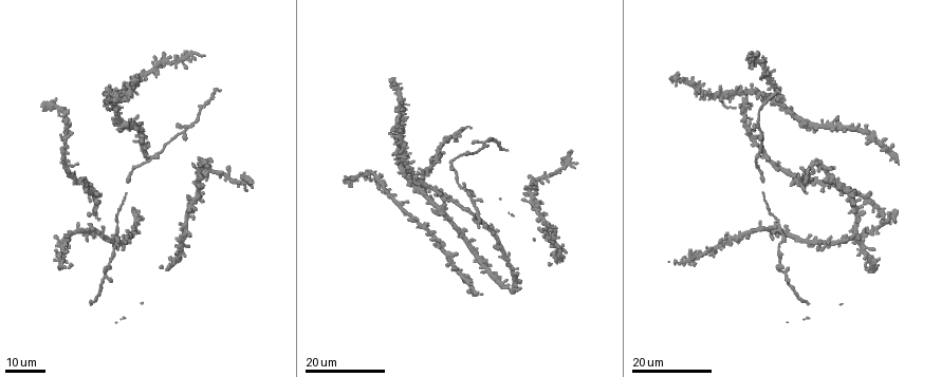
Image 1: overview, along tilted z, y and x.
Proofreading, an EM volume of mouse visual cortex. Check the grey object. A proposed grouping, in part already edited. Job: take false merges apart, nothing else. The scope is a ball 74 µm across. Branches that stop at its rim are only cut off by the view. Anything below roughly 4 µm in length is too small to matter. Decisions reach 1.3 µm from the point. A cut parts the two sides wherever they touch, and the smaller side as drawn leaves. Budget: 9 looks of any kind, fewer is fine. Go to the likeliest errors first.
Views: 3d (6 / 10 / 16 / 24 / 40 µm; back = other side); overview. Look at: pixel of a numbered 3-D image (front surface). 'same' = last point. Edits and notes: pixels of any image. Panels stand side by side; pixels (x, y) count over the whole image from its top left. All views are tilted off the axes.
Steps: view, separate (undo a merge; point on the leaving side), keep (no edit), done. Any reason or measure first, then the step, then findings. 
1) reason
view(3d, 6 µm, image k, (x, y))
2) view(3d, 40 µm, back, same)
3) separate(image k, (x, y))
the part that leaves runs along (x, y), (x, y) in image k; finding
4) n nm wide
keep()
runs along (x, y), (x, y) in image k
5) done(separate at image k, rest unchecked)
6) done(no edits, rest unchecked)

view(3d, 16 µm, image 1, (721, 96))

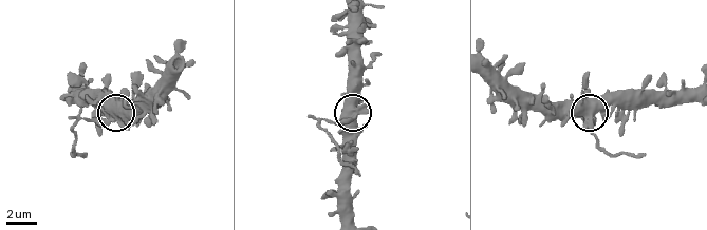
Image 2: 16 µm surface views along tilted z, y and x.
view(3d, 10 µm, image 2, (113, 121))

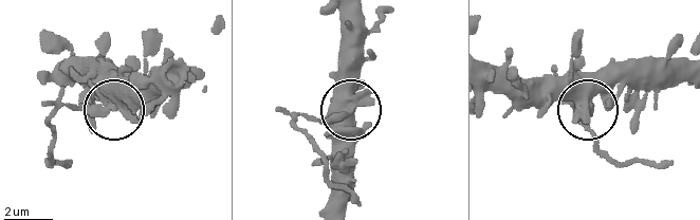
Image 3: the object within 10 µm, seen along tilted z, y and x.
500 nm wide
separate(image 3, (72, 104))
the part that leaves runs along (343, 112), (300, 114), (294, 123), (330, 180), (356, 202) in image 3; two cells meet here

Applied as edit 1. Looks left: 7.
view(overview)

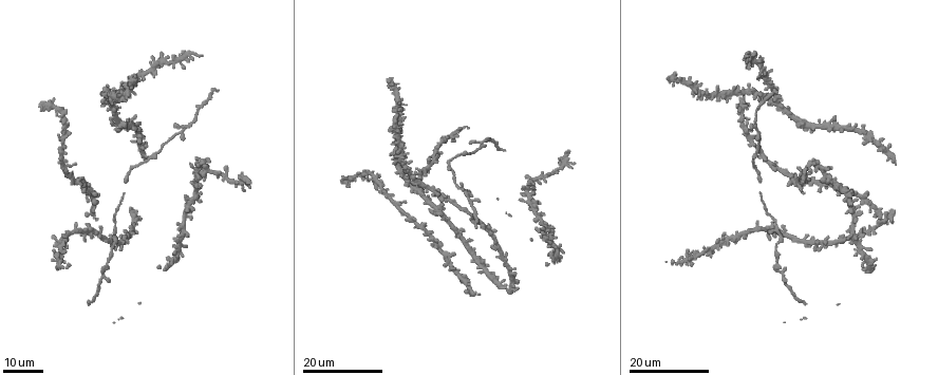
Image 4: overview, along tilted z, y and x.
calibre changes
view(3d, 24 µm, image 4, (468, 196))

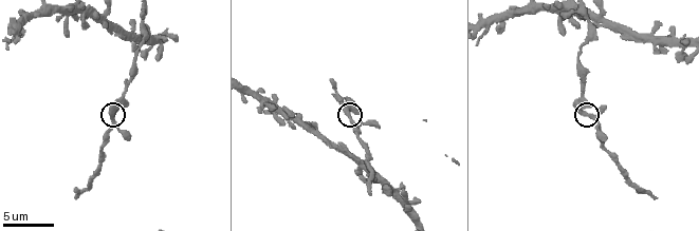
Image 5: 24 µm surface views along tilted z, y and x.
view(3d, 10 µm, image 5, (583, 114))

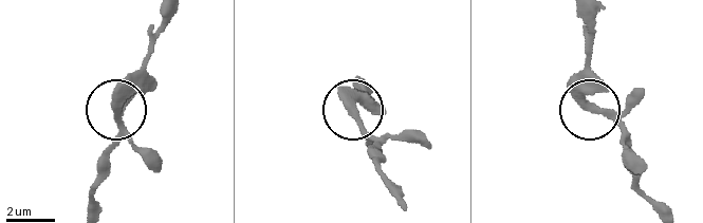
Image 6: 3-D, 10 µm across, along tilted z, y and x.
keep()
runs along (362, 84), (368, 97), (355, 104), (355, 116), (380, 145) in image 6; continuous, no second cell

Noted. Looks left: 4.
thick turns thin
view(3d, 24 µm, image 4, (744, 126))

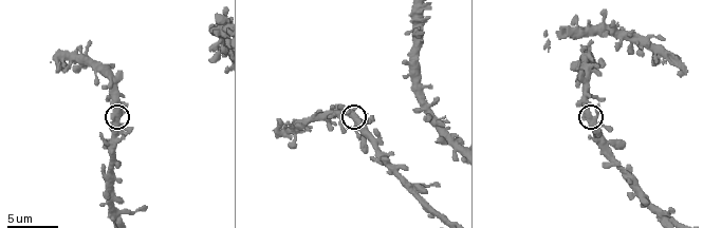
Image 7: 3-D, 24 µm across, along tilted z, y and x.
closer look
view(3d, 6 µm, image 7, (351, 115))

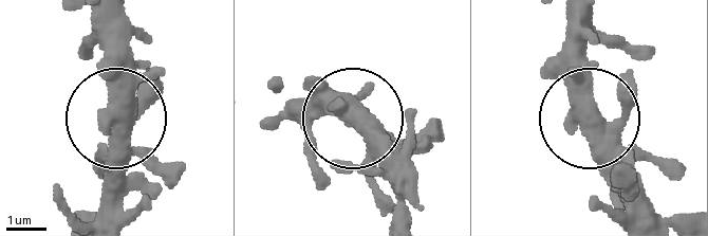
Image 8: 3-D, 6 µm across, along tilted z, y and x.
keep()
all the same cell

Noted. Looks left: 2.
view(3d, 16 µm, image 7, (216, 27))

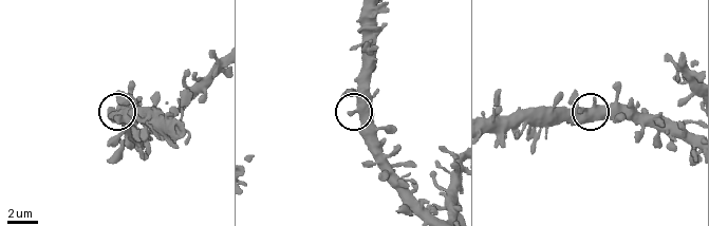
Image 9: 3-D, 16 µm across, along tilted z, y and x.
side arm 23 µm
keep()
one cell here

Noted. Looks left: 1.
done(separate at image 3, rest unchecked)

